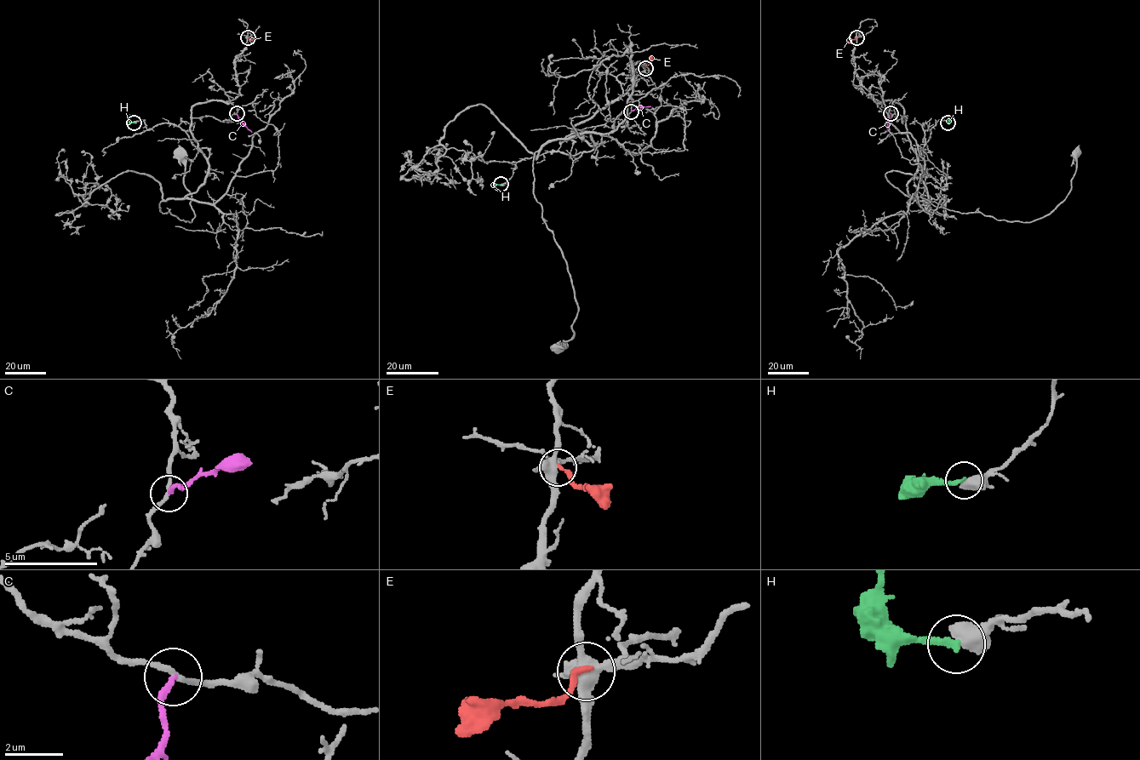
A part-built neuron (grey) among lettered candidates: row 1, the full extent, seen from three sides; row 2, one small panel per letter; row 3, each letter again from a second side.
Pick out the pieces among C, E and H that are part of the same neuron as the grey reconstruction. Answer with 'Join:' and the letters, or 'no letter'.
Join: no letter

